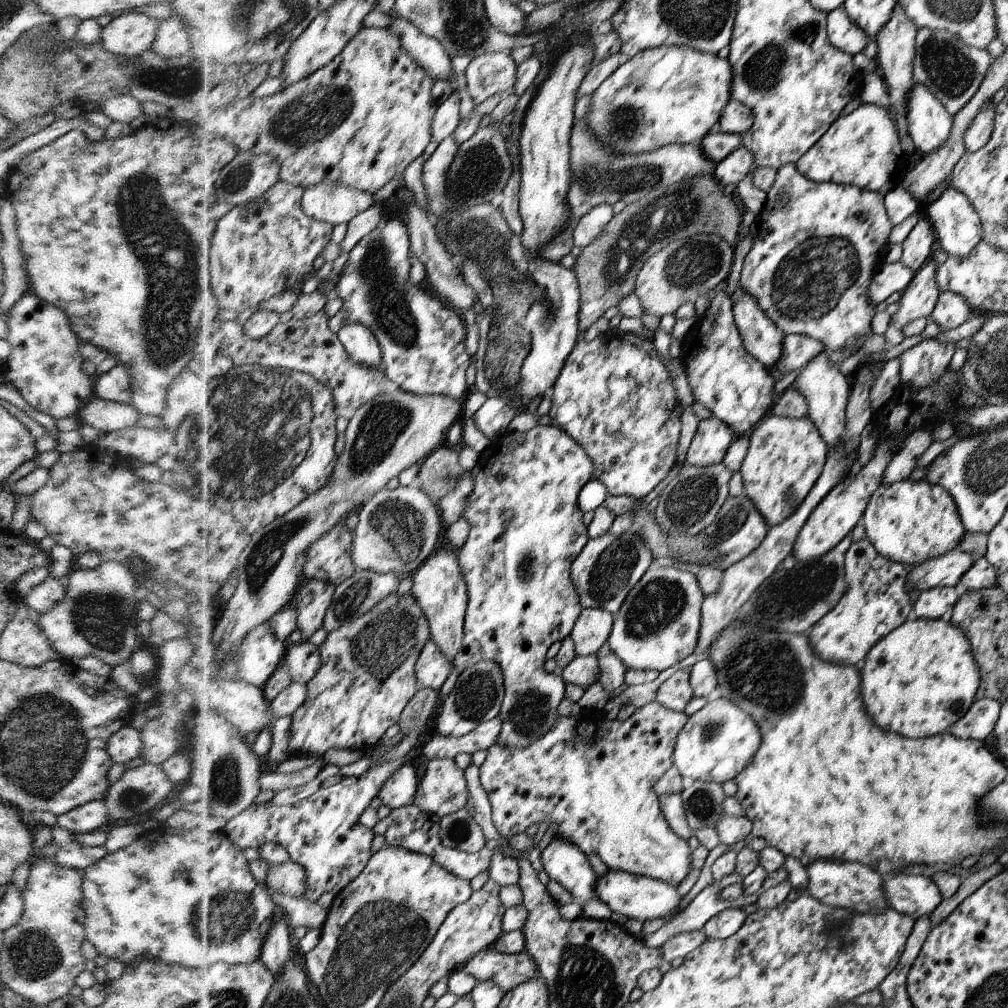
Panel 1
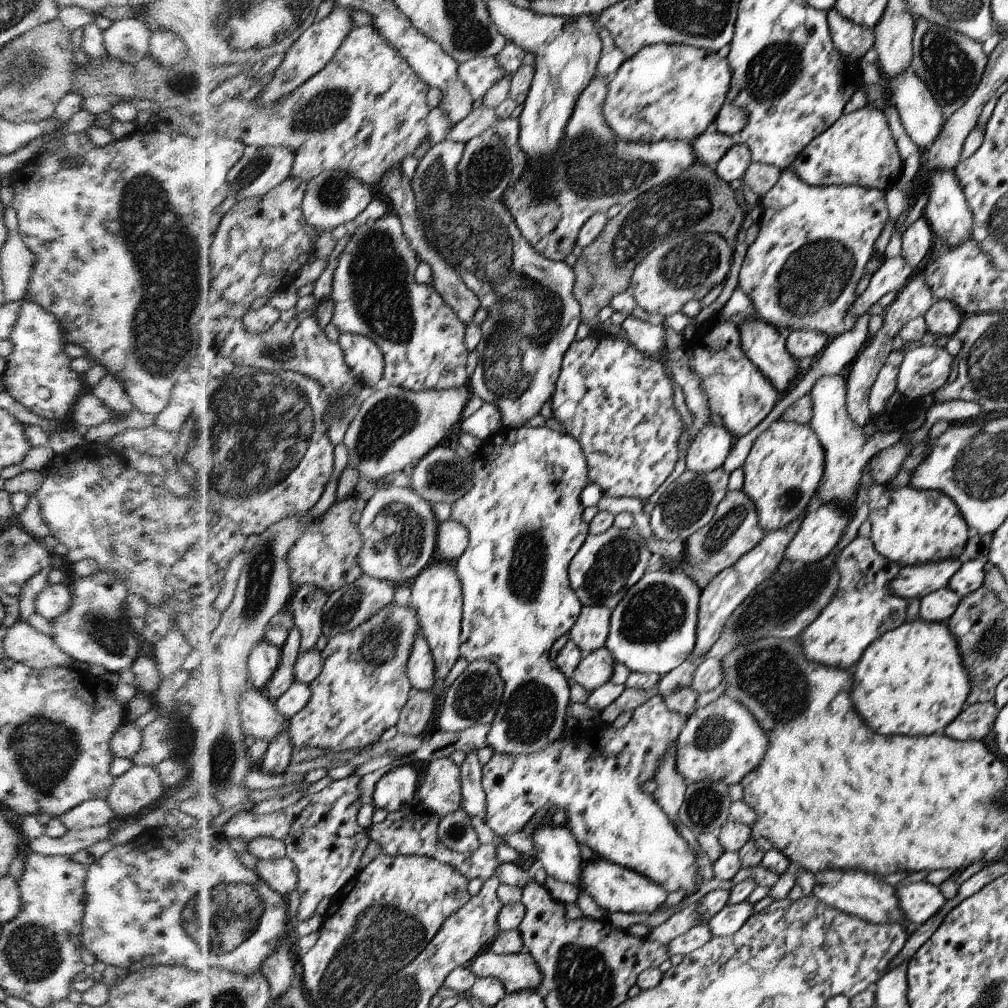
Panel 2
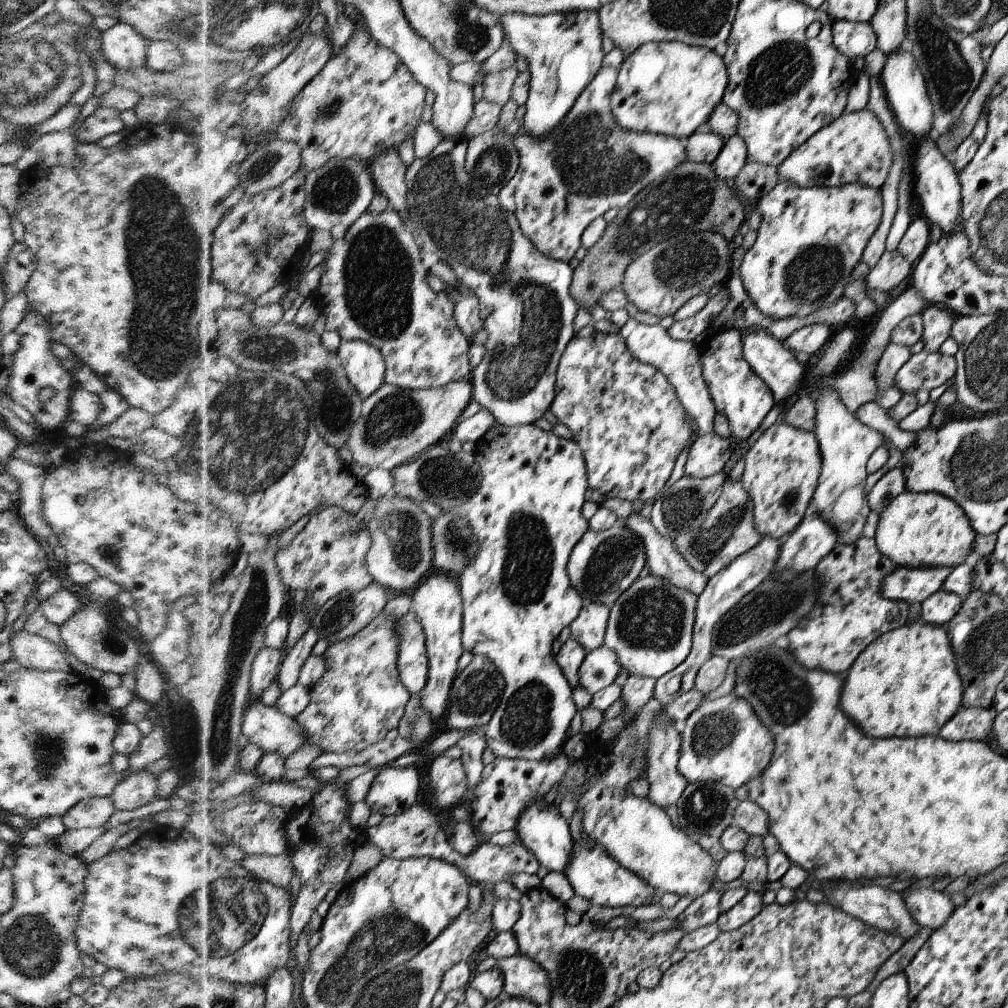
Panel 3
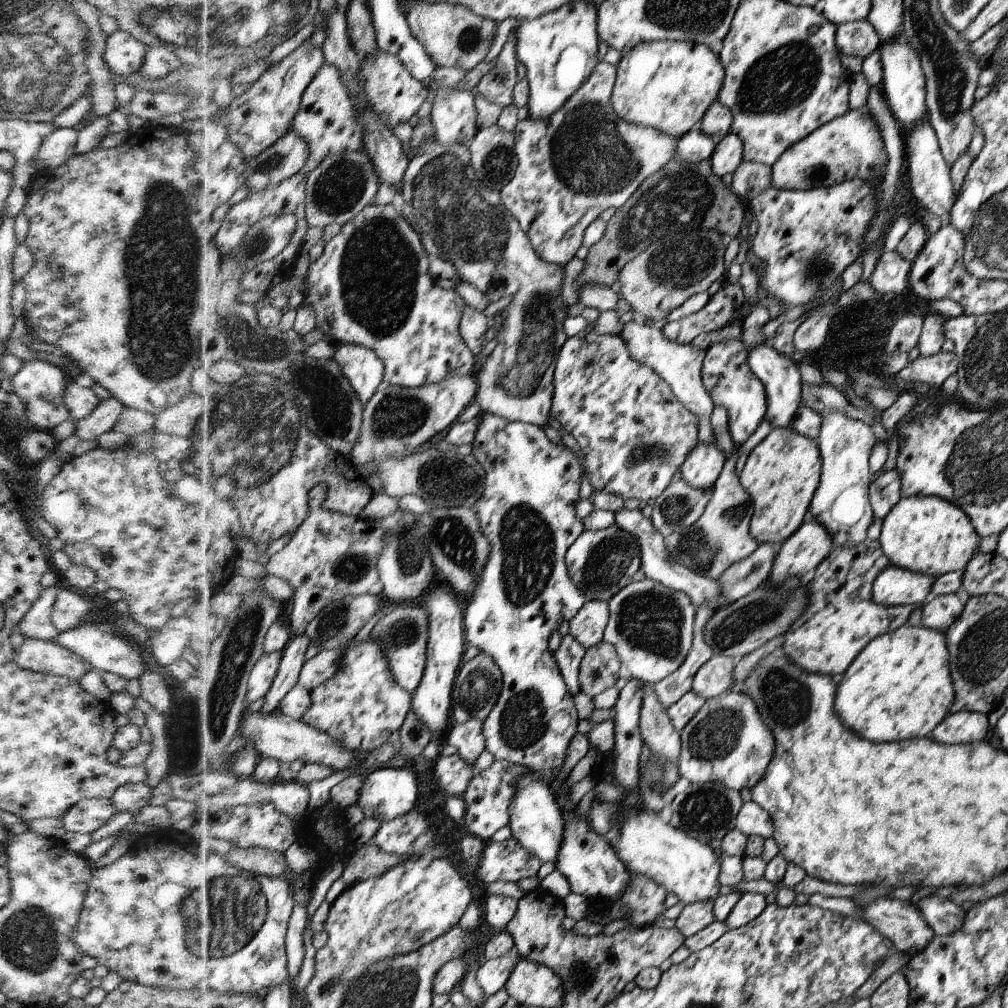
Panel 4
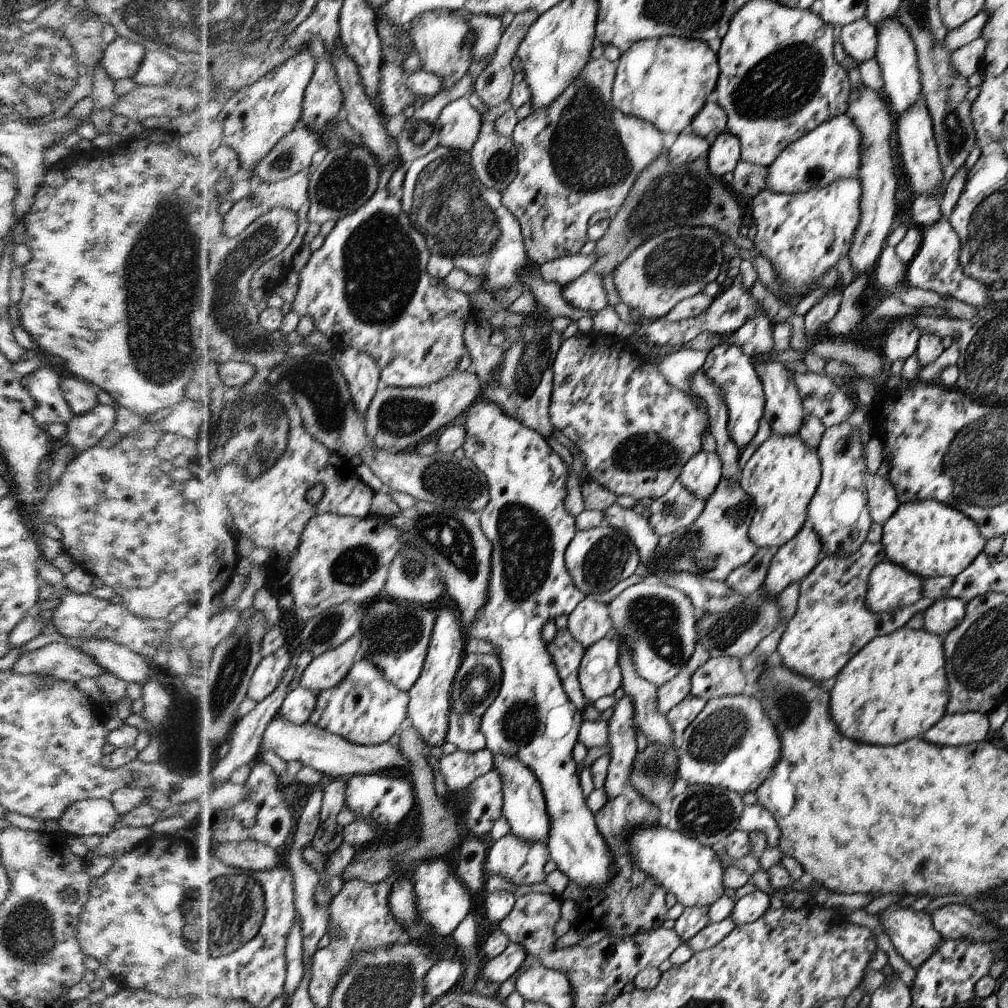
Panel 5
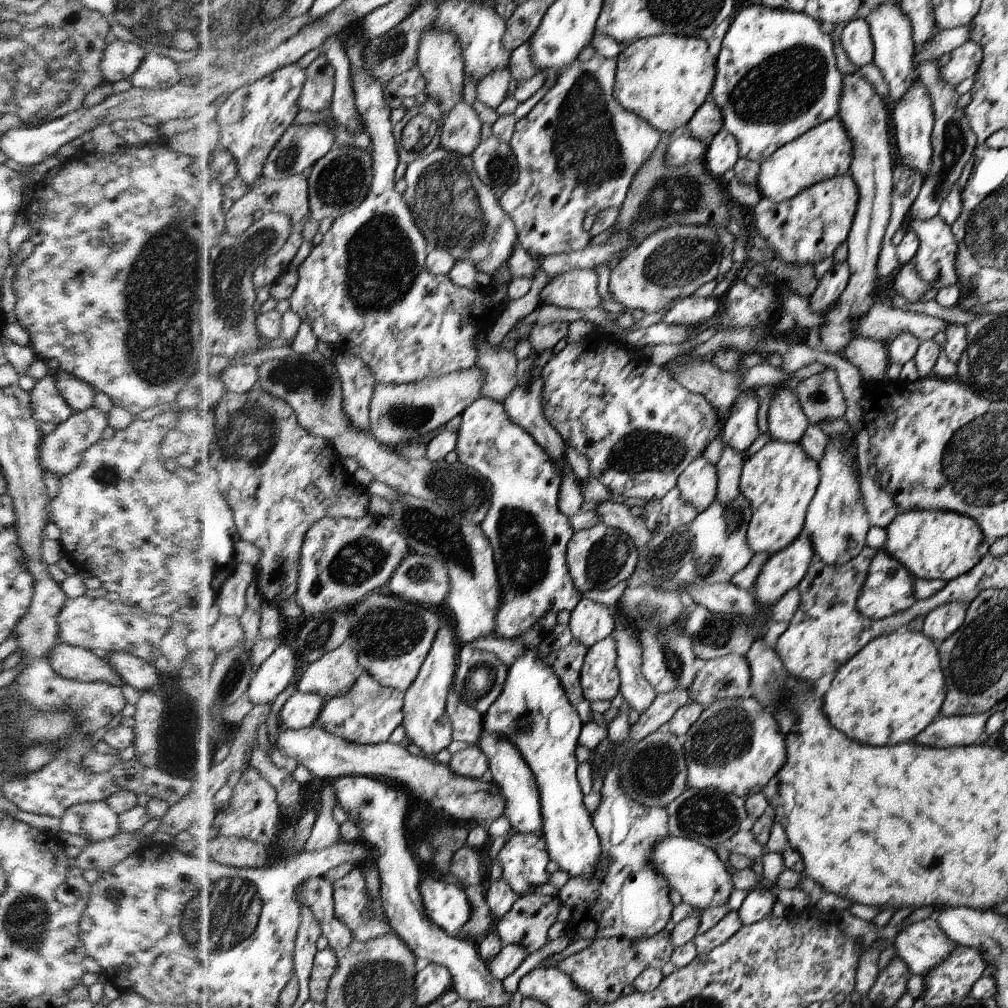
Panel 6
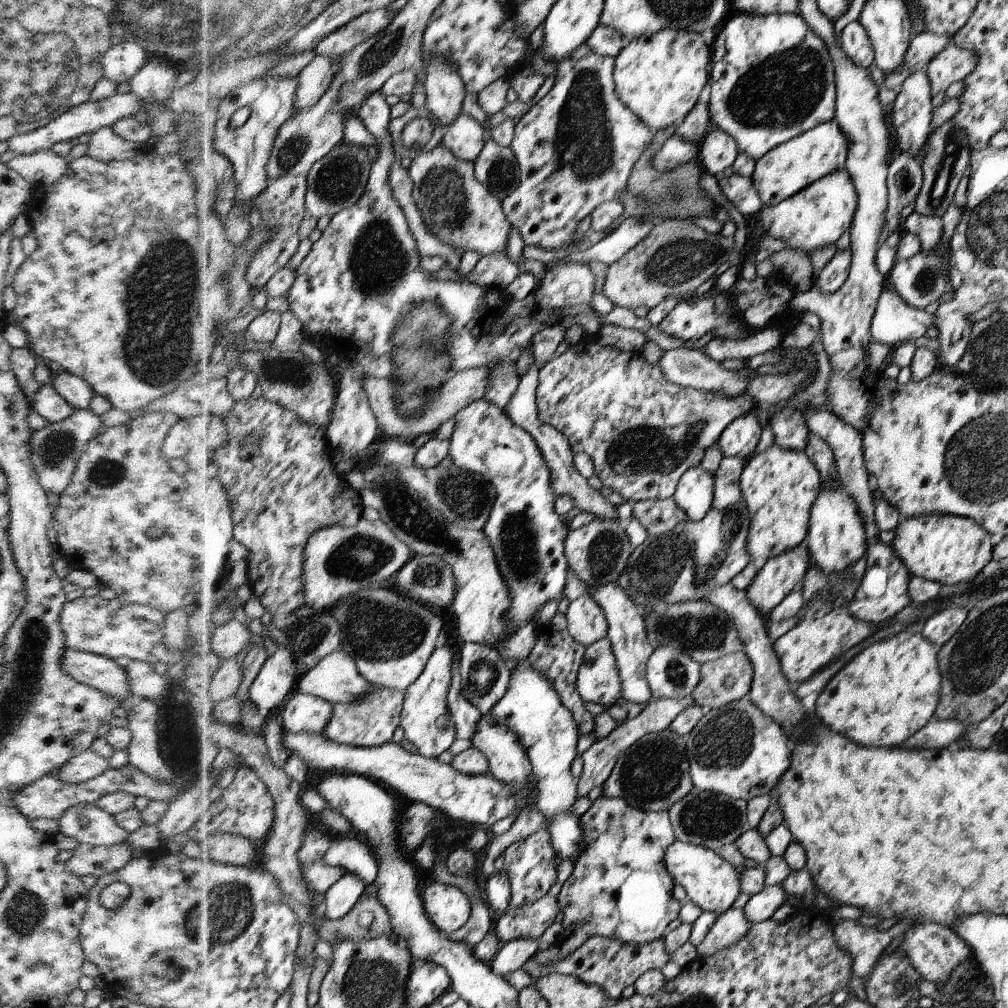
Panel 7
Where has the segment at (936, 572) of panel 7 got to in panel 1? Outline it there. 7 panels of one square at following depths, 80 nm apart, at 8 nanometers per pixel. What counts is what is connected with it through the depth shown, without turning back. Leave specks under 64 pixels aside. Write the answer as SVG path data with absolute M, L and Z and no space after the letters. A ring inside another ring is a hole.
M899 480L876 488L863 514L864 528L870 542L887 559L915 566L958 550L966 530L954 496L943 486L925 480Z

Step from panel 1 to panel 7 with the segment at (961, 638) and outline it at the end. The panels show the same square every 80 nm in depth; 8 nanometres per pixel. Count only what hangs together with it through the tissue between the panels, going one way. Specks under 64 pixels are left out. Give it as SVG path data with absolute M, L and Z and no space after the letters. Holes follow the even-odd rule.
M907 629L900 631L898 634L892 635L887 639L875 642L861 650L858 655L849 660L842 669L840 669L829 681L824 690L819 694L815 702L815 718L824 727L830 726L832 732L836 734L844 734L846 738L852 738L852 742L860 742L860 746L886 746L886 748L893 748L900 746L912 734L918 733L924 725L935 714L935 710L939 704L940 692L942 692L942 678L939 670L938 649L933 646L931 642L923 637L922 634L910 634Z

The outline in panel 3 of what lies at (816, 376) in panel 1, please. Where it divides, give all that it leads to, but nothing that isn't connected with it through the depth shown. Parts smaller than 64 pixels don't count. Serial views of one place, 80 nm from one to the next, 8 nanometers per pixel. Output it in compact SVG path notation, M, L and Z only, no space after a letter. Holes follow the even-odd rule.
M834 387L818 388L821 396L815 404L817 411L814 433L816 434L816 438L818 438L819 446L823 453L823 468L822 476L819 477L819 486L814 494L814 506L816 506L816 514L822 515L835 528L838 536L838 544L854 544L854 542L863 536L863 530L871 511L867 494L864 493L866 477L869 475L867 462L876 449L884 446L884 435L860 422L860 419L856 418L847 409L846 404L842 402Z

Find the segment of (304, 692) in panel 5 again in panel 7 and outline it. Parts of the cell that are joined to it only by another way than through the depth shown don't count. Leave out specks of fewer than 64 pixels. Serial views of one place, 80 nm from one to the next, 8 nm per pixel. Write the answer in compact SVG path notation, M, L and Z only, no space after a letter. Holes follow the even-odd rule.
M298 690L284 706L280 720L290 733L324 735L334 713L333 702Z

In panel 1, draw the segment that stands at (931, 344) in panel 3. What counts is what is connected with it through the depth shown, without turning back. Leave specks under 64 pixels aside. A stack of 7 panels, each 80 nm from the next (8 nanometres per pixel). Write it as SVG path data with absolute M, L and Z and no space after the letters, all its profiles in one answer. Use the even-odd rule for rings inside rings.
M945 292L939 294L938 302L929 315L942 331L947 331L951 328L958 328L960 324L966 322L974 314L963 296Z

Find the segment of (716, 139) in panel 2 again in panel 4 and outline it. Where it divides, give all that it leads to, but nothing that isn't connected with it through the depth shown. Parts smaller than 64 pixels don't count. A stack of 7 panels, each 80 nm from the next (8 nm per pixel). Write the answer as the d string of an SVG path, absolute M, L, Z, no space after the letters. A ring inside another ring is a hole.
M696 123L683 137L678 138L675 154L687 163L699 163L709 160L715 146L716 143Z

